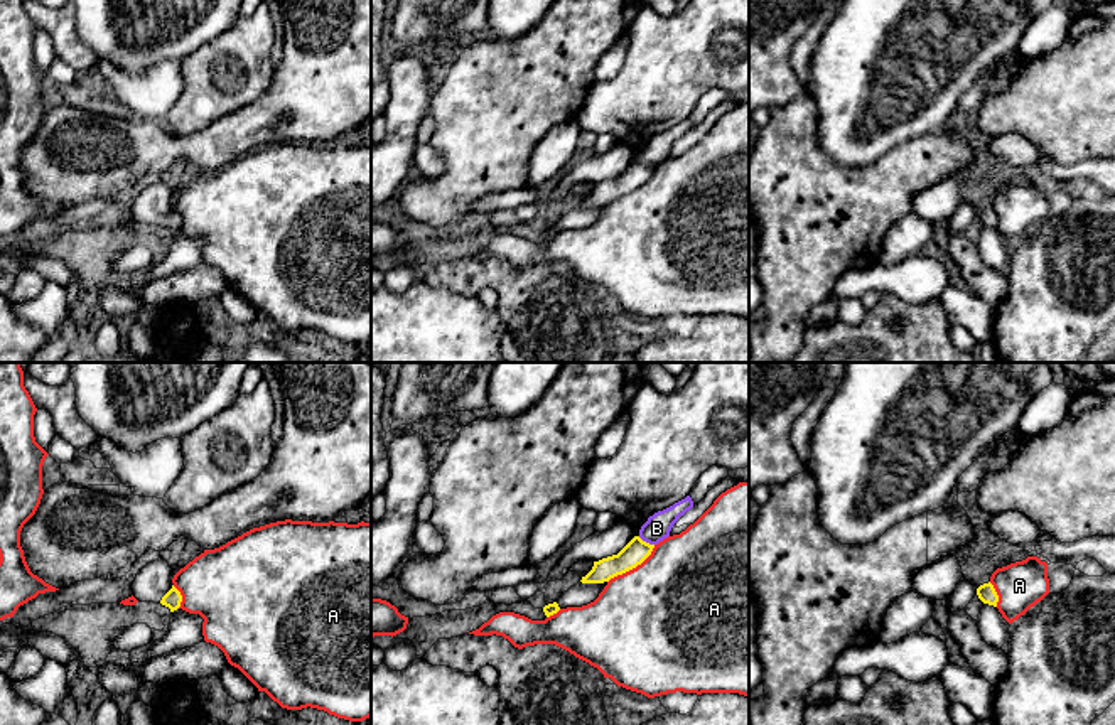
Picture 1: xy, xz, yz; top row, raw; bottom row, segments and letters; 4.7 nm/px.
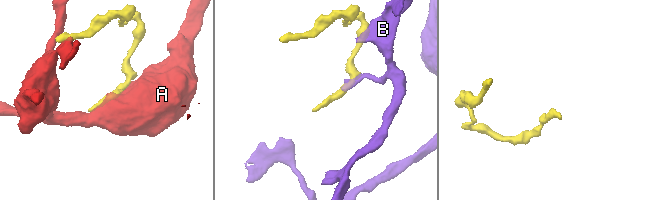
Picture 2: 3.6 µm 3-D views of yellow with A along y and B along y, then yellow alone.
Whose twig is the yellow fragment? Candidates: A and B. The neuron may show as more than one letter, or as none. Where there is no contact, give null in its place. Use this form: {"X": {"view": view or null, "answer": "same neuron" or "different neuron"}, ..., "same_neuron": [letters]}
{"A": {"view": "xz", "answer": "different neuron"}, "B": {"view": "xz", "answer": "different neuron"}, "same_neuron": []}

